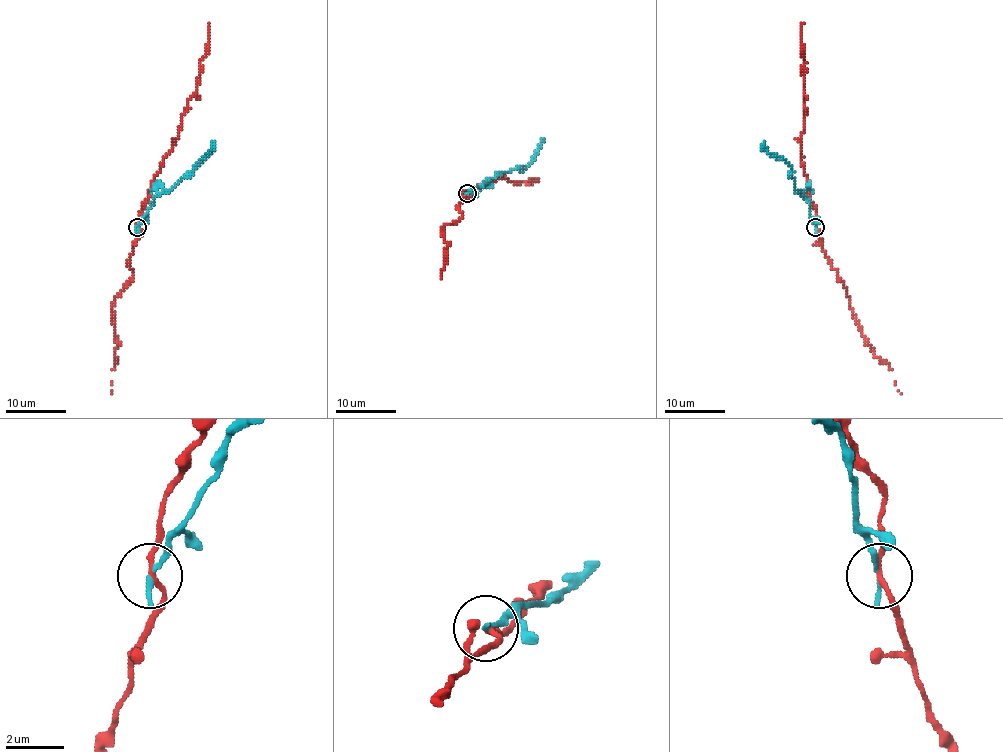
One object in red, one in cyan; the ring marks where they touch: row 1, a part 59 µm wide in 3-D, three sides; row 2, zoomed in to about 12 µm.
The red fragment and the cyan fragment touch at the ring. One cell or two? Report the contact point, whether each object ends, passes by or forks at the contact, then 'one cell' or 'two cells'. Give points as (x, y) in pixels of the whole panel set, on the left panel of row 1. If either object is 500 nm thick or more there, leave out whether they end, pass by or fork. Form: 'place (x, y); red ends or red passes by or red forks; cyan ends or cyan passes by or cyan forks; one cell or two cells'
place (137, 227); red passes by; cyan ends; two cells

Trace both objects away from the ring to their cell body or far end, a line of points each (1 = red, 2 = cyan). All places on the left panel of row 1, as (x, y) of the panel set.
1: (138, 227), (153, 177), (173, 145), (180, 118), (196, 92), (209, 22)
2: (138, 227), (151, 201), (196, 166), (214, 142)

